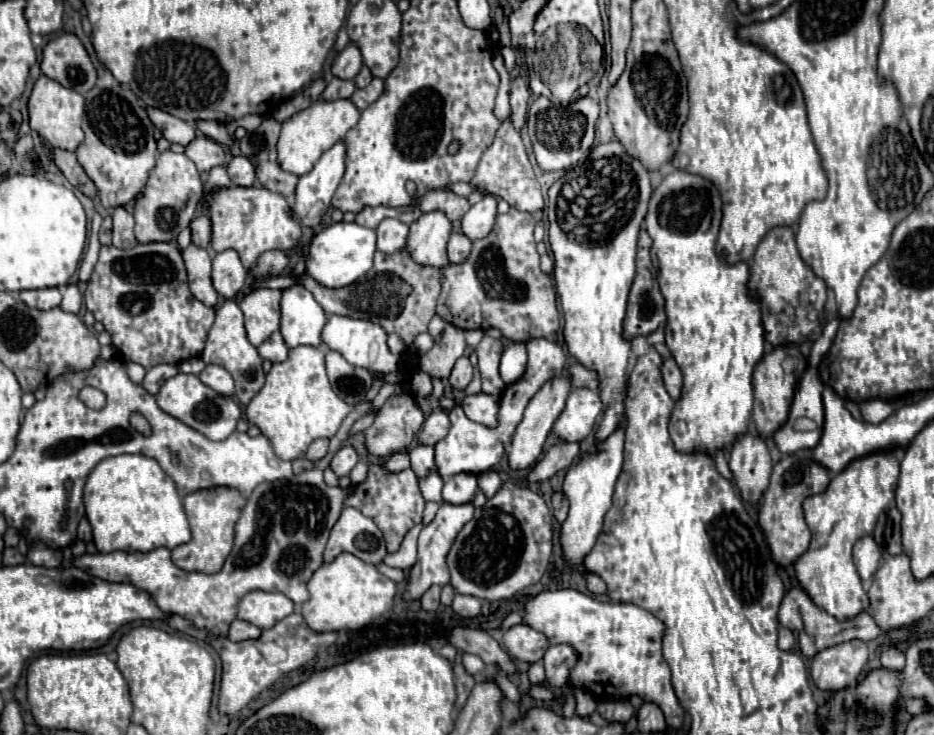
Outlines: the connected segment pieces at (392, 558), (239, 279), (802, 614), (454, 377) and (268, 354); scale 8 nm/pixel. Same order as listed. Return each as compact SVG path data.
M423 523L415 525L403 539L401 549L397 553L387 553L387 557L383 559L387 565L391 567L399 567L399 569L409 569L415 559L417 559L417 535L423 529Z
M227 249L213 257L211 281L213 281L215 291L221 297L233 299L237 295L237 291L243 287L245 279L247 279L247 269L241 265L235 251Z
M791 589L783 597L783 603L781 603L781 609L779 609L779 623L783 627L793 629L793 631L799 633L799 645L801 645L801 653L805 657L813 657L817 651L825 649L825 647L831 647L831 645L837 645L837 643L843 643L843 641L851 641L851 639L871 641L871 639L877 639L879 635L885 633L877 625L875 617L873 615L867 615L867 613L861 613L861 615L855 615L853 619L843 619L843 621L835 619L827 611L815 607L815 603L801 589Z
M459 357L455 367L453 367L453 373L449 377L451 387L457 389L457 391L465 391L465 387L471 383L471 379L473 379L473 367L471 367L469 359L467 357Z
M275 331L267 341L263 341L259 347L257 347L259 355L271 363L281 363L283 359L287 359L287 351L289 347L283 343L283 337L279 331Z

